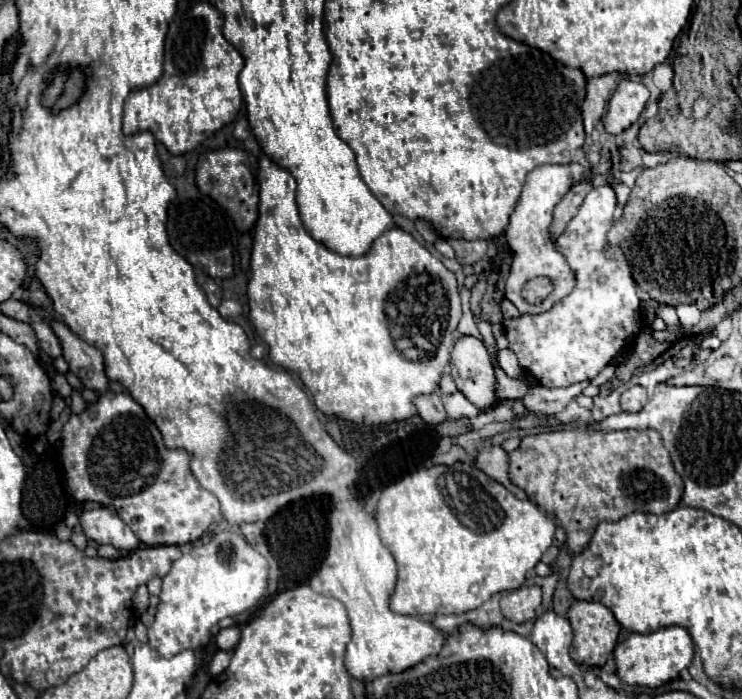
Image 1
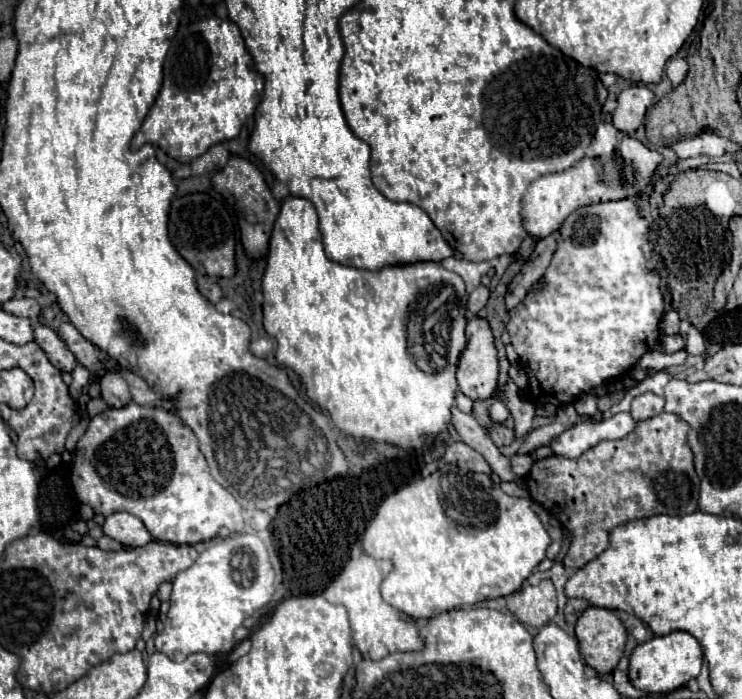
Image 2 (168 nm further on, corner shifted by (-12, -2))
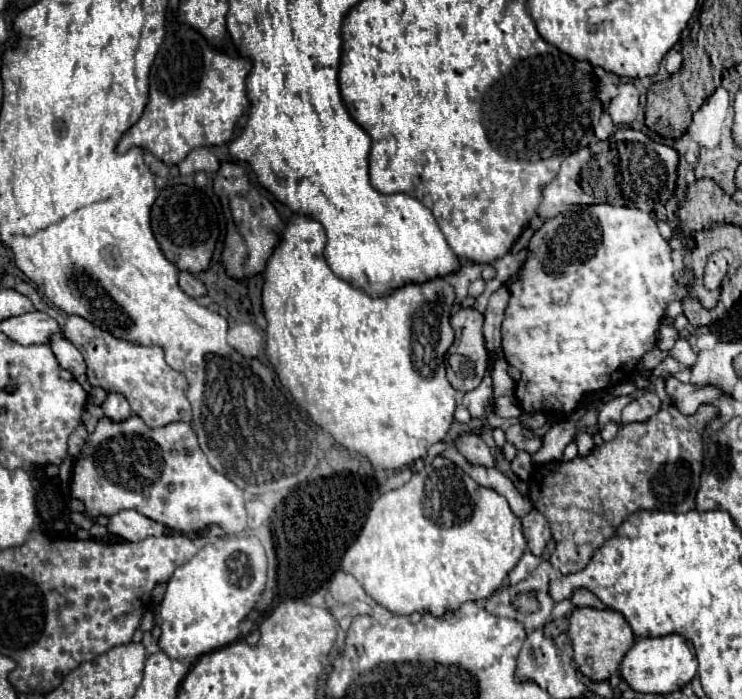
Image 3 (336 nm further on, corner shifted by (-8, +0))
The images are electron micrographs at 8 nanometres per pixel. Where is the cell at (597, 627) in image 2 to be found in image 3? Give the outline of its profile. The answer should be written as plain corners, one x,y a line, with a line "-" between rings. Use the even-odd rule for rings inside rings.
576,607
570,615
568,637
574,649
574,661
578,669
592,681
606,681
620,665
624,653
634,645
634,633
622,613
614,609

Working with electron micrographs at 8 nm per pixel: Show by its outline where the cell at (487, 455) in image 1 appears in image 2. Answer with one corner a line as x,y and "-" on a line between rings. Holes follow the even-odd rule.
514,455
512,457
512,469
520,477
526,477
530,473
532,465
534,465
534,459
530,455

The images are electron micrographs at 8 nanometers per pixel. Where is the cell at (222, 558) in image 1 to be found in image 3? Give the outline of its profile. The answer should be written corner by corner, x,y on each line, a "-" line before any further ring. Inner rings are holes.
220,537
214,543
204,545
198,555
180,565
172,579
168,581
166,595
160,603
160,619
162,619
162,635
158,639
158,647
172,659
188,659
212,653
220,647
226,647
238,641
238,625
240,621
254,609
266,585
266,553
258,537

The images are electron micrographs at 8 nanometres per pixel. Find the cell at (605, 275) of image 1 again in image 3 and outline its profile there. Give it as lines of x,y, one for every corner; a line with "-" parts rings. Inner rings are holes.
582,205
582,207
570,207
568,211
556,215
554,219
548,219
540,231
534,233
528,249
528,257
524,261
524,267
520,271
520,277
510,285
512,297
506,307
504,323
502,323
502,347
506,361
516,367
522,377
516,385
516,397
520,401
520,407
524,411
558,411
558,413
570,413
582,403
582,393
600,393
616,383
622,383
630,377
636,363
642,359
642,355
656,347
656,333
660,329
660,323
664,319
664,311
670,301
684,299
688,295
688,287
680,287
674,281
674,269
670,261
670,245
668,241
658,233
656,219
652,219
648,213
636,209
636,207
616,207
616,205

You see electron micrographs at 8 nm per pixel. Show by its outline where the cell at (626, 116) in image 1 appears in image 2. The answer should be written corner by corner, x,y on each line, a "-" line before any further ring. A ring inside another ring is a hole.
630,85
618,95
618,107
612,113
614,127
632,135
646,117
646,109
652,105
654,93
644,85

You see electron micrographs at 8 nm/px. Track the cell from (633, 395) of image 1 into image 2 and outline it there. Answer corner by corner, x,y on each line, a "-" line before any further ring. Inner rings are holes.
644,393
640,397
634,397
630,415
634,417
634,421
644,421
644,419
650,419
650,417
662,413
662,411
664,411
664,399
654,393

